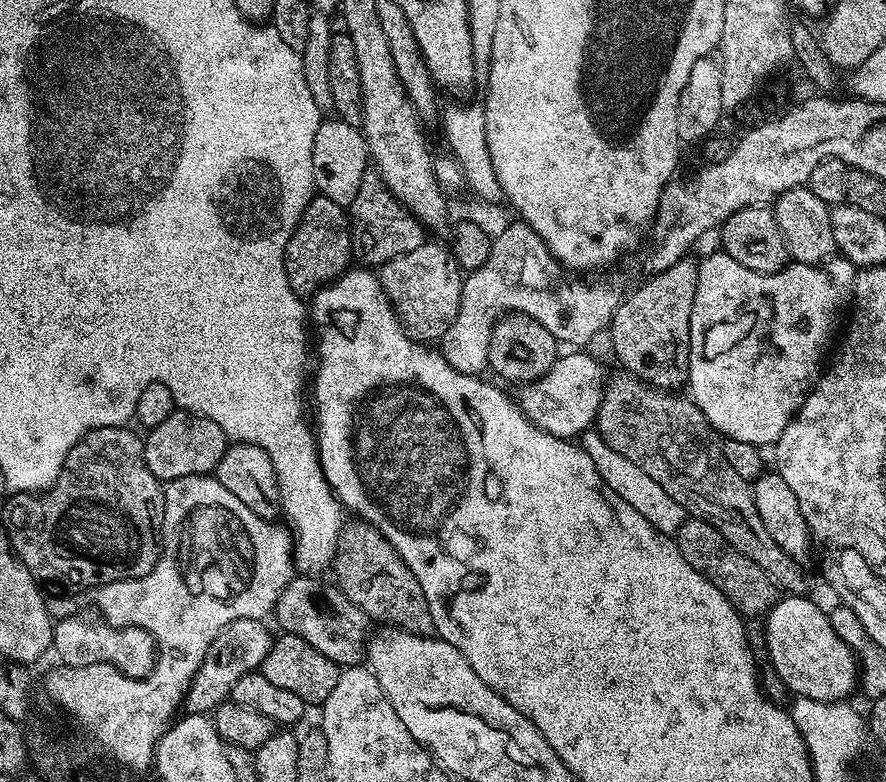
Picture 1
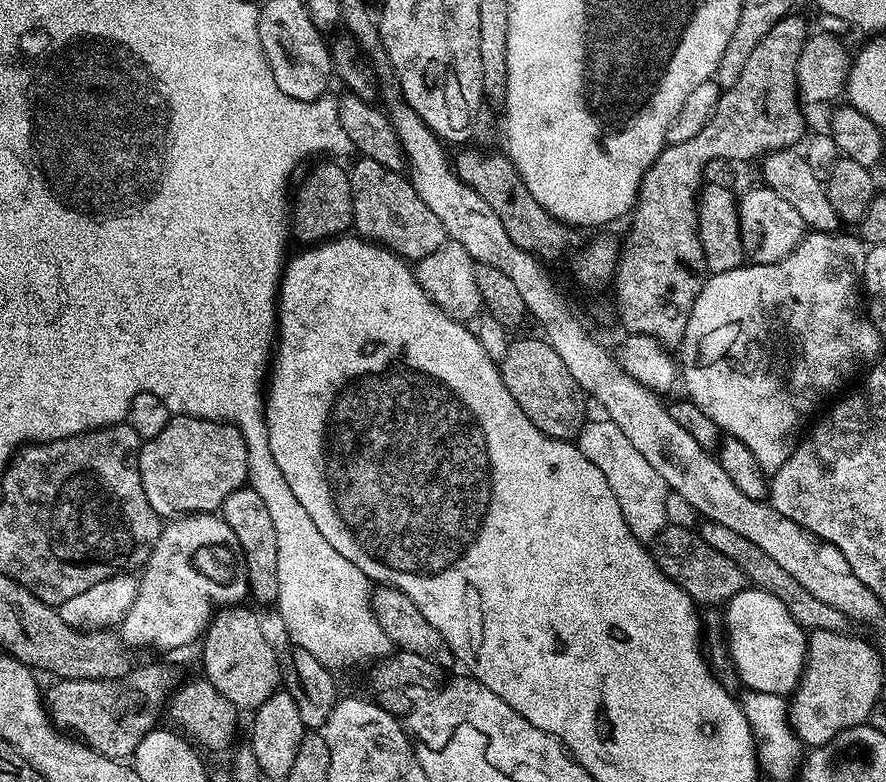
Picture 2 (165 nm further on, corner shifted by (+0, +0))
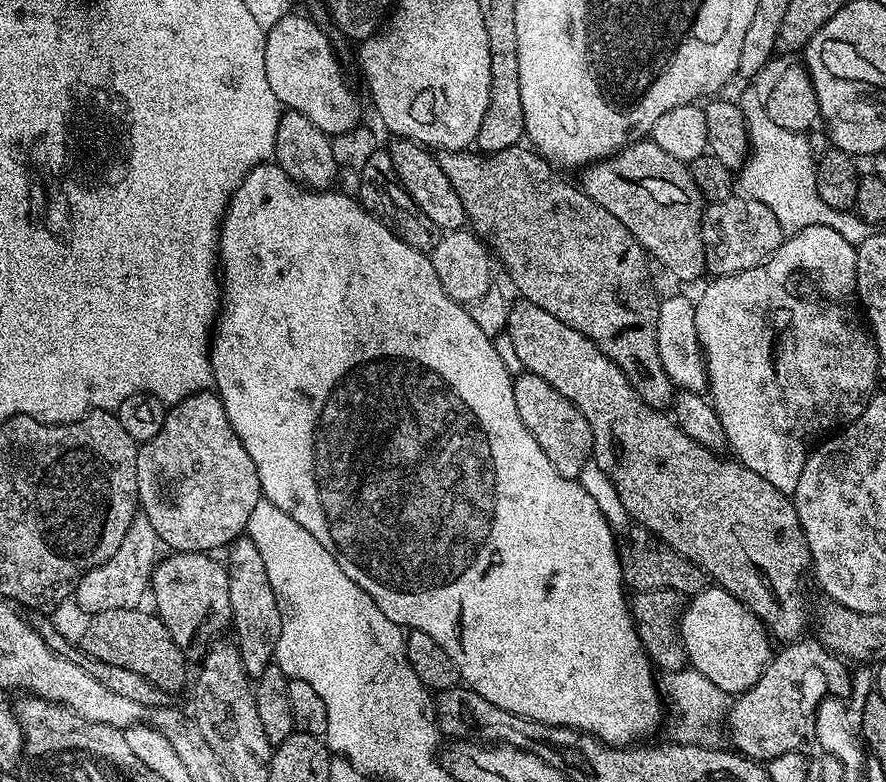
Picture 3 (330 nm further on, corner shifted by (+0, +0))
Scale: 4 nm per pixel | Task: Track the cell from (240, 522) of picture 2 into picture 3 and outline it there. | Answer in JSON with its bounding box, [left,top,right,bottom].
[226,535,282,678]

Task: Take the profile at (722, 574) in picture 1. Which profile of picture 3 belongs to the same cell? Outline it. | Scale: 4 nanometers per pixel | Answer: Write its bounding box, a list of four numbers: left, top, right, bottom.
[618,526,709,598]

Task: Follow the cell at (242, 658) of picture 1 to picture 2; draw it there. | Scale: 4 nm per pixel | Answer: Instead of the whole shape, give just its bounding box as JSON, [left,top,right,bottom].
[46,664,178,762]

